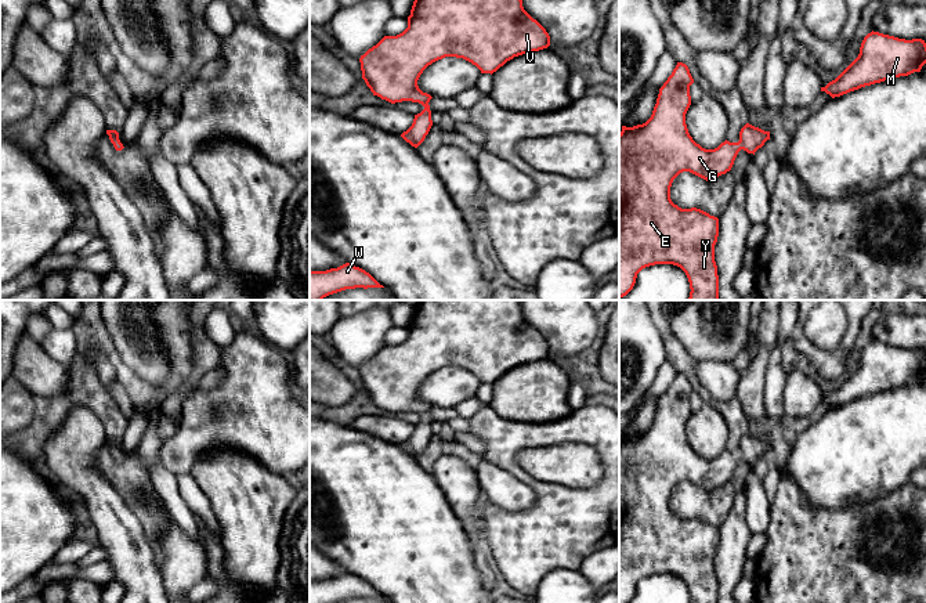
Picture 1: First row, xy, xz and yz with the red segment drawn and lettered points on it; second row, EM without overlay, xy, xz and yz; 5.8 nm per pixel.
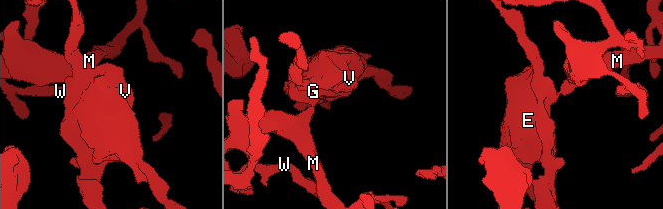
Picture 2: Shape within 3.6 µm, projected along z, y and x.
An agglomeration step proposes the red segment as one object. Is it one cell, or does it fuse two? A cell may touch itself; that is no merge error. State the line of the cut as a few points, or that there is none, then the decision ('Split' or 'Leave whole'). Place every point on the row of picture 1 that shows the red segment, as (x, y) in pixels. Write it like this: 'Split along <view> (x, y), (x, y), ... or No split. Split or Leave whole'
No split. Leave whole

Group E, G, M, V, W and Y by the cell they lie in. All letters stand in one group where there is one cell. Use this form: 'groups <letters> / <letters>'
groups E G M V W Y

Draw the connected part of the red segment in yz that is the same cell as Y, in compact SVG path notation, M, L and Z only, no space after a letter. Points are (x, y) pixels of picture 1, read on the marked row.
M677 62L659 89L651 118L633 127L622 126L619 133L619 299L633 289L637 274L643 268L673 264L688 278L691 289L688 300L720 300L715 261L719 219L697 207L679 207L670 199L670 187L683 171L690 171L706 181L726 174L741 149L755 155L770 140L770 131L746 123L739 131L738 142L726 140L715 149L702 148L692 140L686 124L692 83L688 66Z

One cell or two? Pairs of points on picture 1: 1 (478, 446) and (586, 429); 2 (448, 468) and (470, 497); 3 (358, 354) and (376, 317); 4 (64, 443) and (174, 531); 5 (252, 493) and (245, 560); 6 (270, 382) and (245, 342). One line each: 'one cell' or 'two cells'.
1: two cells
2: one cell
3: one cell
4: two cells
5: one cell
6: one cell

